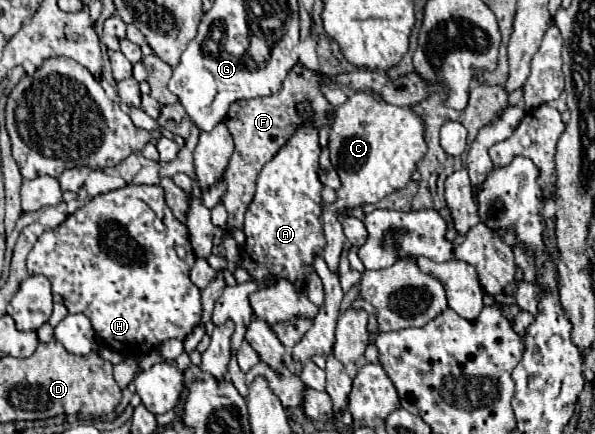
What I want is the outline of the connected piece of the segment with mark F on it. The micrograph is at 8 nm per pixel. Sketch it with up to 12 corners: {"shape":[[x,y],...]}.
{"shape":[[293,66],[279,92],[227,112],[235,152],[225,170],[225,234],[243,230],[259,172],[313,102],[317,126],[333,106],[323,78]]}

